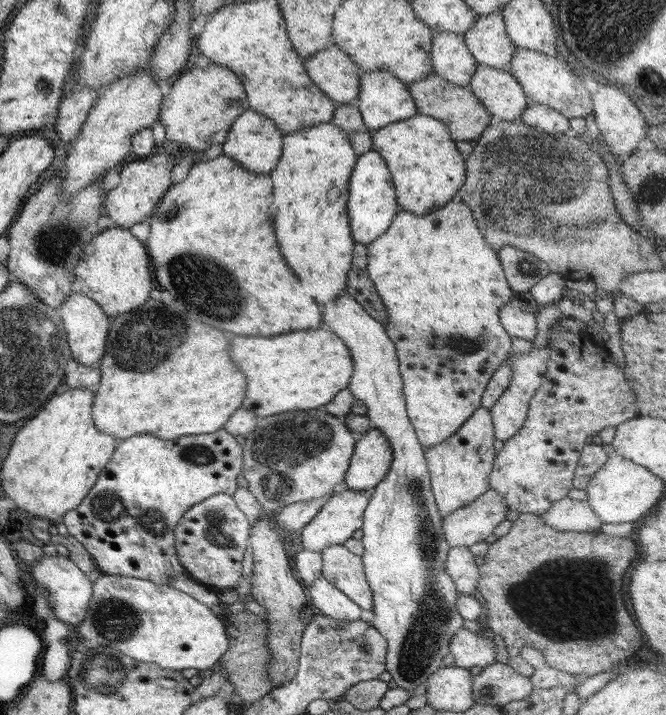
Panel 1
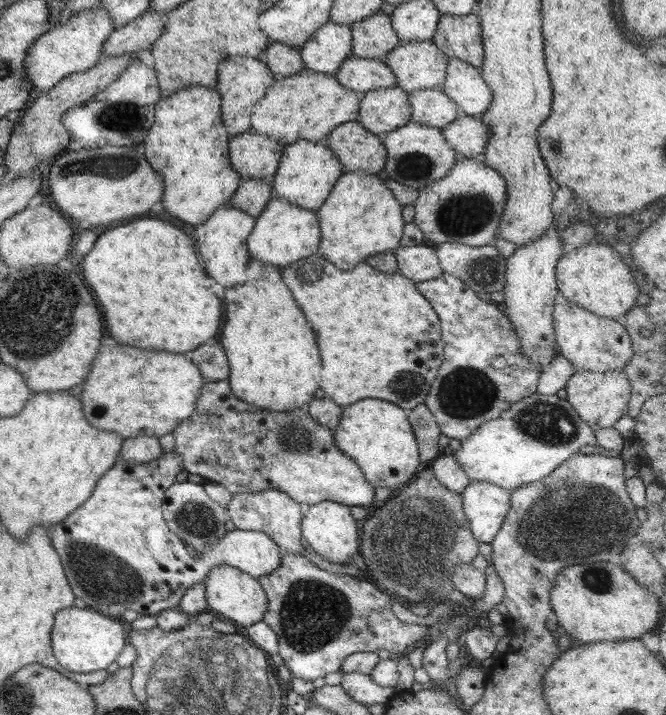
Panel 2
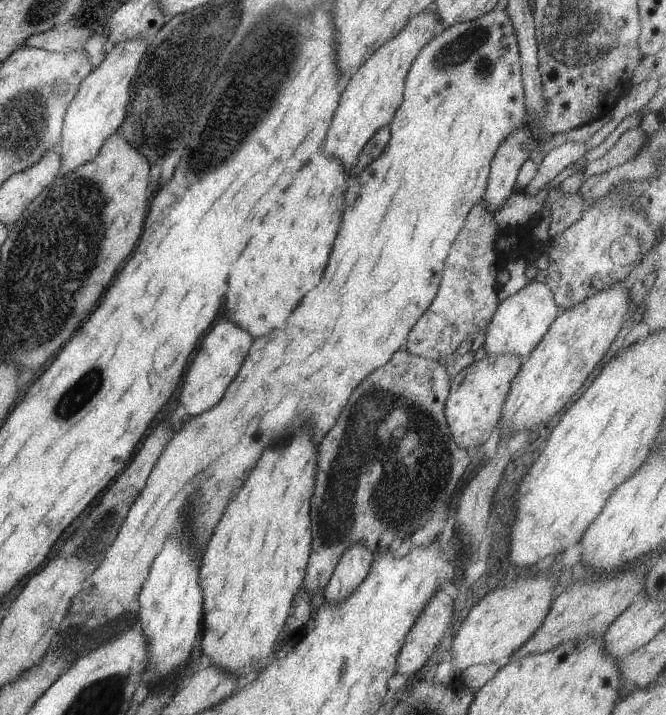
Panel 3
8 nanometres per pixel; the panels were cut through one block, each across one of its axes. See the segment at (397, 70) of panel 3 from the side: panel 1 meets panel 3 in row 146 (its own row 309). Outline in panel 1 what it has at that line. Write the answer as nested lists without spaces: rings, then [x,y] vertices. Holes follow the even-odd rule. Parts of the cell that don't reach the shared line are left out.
[[[345,289],[340,300],[328,302],[322,310],[322,326],[332,330],[344,341],[353,360],[352,378],[347,389],[355,400],[360,400],[367,408],[366,416],[372,428],[377,428],[391,444],[393,457],[386,476],[372,489],[368,506],[363,514],[362,532],[364,554],[363,569],[365,579],[372,590],[374,620],[369,624],[376,628],[388,643],[386,650],[386,672],[390,672],[394,684],[404,690],[413,690],[438,668],[444,665],[443,659],[450,654],[450,639],[464,629],[464,619],[456,610],[456,585],[446,572],[445,560],[449,546],[442,528],[443,516],[439,513],[435,496],[431,491],[430,473],[427,467],[425,448],[415,433],[407,415],[403,391],[403,379],[396,358],[395,344],[388,338],[384,325],[372,318],[352,298]]]

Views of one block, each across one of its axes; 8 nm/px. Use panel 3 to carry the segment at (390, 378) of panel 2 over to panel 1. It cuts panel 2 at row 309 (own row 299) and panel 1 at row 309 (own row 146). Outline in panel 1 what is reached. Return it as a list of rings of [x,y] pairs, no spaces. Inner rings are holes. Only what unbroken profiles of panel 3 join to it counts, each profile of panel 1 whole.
[[[459,199],[447,202],[444,206],[432,212],[432,214],[427,214],[426,216],[416,216],[411,212],[398,210],[392,219],[390,228],[384,232],[383,236],[376,238],[371,244],[367,245],[367,265],[365,271],[372,279],[376,290],[378,290],[378,294],[384,300],[386,310],[388,310],[388,318],[390,320],[383,325],[388,338],[396,347],[395,355],[399,360],[399,371],[403,379],[403,391],[408,418],[411,420],[415,433],[424,448],[440,444],[443,440],[452,436],[461,427],[461,424],[464,424],[464,421],[468,420],[468,417],[472,416],[472,413],[481,407],[481,398],[484,389],[487,388],[488,382],[490,382],[496,369],[510,355],[512,339],[502,326],[498,311],[510,299],[515,298],[514,295],[516,292],[508,284],[503,266],[498,257],[498,252],[494,251],[486,243],[486,239],[484,239],[481,230],[477,227],[476,221],[474,220],[471,208]]]

